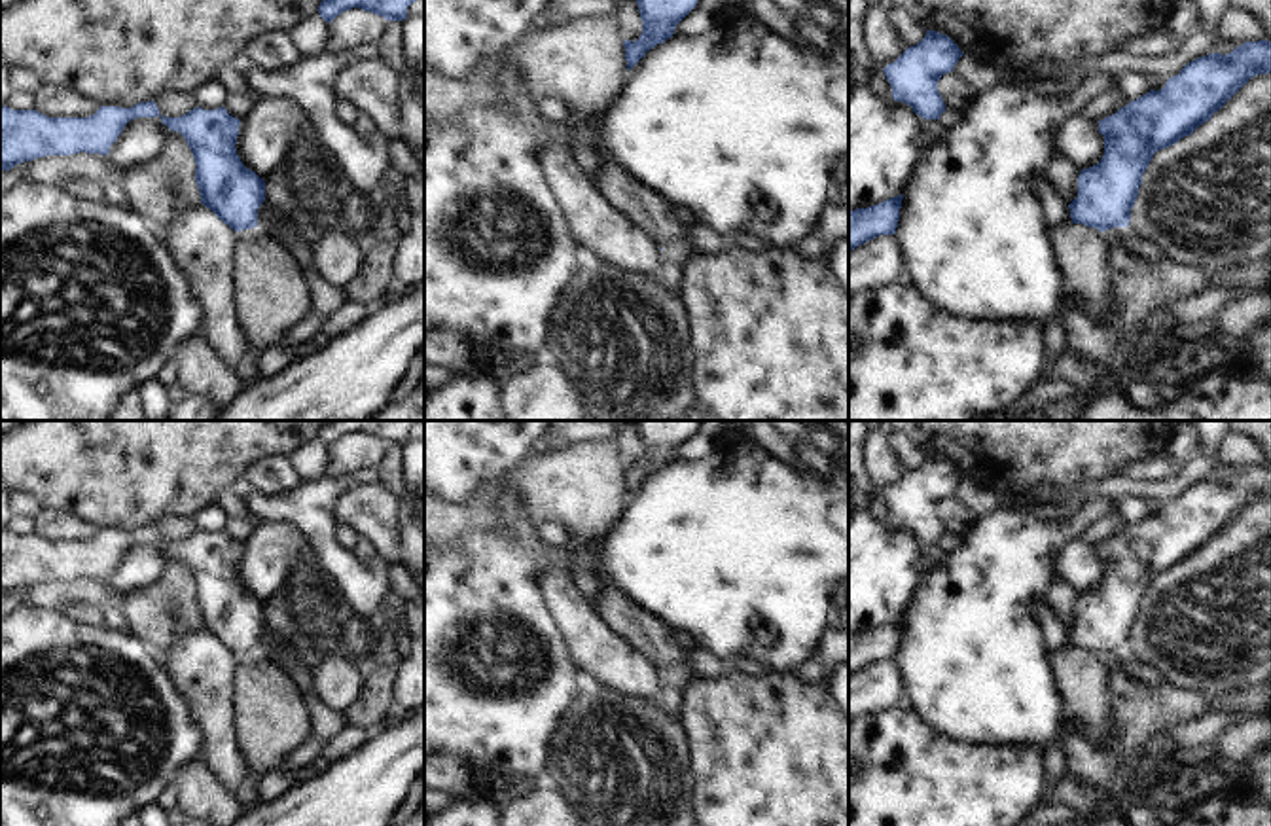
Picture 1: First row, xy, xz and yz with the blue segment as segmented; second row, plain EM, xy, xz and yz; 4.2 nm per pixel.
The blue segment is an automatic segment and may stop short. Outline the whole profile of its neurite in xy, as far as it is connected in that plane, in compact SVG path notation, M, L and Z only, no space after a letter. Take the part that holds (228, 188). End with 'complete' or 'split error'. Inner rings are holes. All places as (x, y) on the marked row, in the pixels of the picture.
M193 108L180 117L161 116L163 125L178 131L195 159L201 203L233 231L258 227L258 208L265 201L265 182L237 155L241 119L227 110Z; complete

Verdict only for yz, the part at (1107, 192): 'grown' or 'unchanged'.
unchanged

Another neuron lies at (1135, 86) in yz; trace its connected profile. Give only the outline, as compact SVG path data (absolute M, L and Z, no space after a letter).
M1114 74L1114 80L1131 100L1150 93L1148 80L1144 76Z

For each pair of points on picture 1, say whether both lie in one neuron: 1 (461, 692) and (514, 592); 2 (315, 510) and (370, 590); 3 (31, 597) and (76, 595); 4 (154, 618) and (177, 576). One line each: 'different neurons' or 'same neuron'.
1: same neuron
2: same neuron
3: same neuron
4: same neuron

